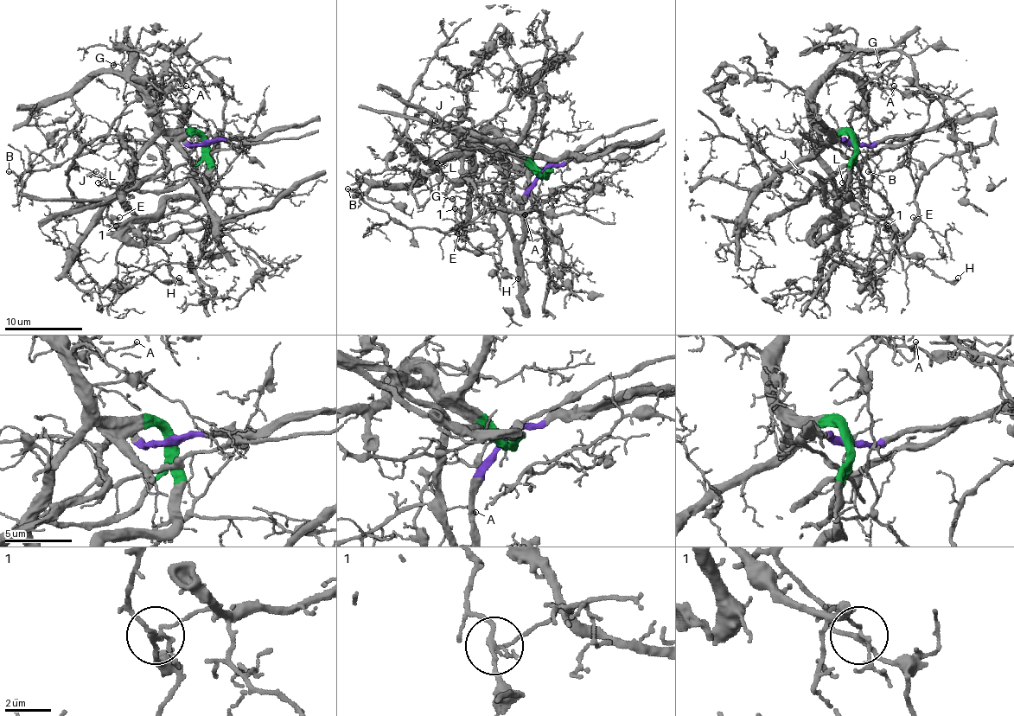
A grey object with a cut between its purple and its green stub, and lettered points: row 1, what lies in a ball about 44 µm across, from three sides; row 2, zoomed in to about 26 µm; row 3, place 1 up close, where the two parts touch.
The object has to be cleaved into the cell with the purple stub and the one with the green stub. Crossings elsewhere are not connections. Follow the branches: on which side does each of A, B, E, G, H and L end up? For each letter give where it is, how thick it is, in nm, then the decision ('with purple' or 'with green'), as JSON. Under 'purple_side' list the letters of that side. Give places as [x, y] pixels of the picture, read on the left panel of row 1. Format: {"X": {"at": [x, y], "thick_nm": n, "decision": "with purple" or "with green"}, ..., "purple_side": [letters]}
{"A": {"at": [186, 86], "thick_nm": 80, "decision": "with green"}, "B": {"at": [9, 171], "thick_nm": 200, "decision": "with purple"}, "E": {"at": [119, 217], "thick_nm": 110, "decision": "with purple"}, "G": {"at": [113, 65], "thick_nm": 110, "decision": "with green"}, "H": {"at": [179, 278], "thick_nm": 90, "decision": "with purple"}, "L": {"at": [98, 182], "thick_nm": 110, "decision": "with green"}, "purple_side": ["B", "E", "H"]}

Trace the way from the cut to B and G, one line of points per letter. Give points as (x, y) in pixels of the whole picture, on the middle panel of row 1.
B: (543, 174), (523, 206), (519, 239), (494, 211), (482, 211), (449, 231), (408, 227), (373, 209), (347, 188)
G: (543, 174), (512, 155), (492, 133), (486, 133), (472, 149), (468, 198), (456, 195), (453, 200)

